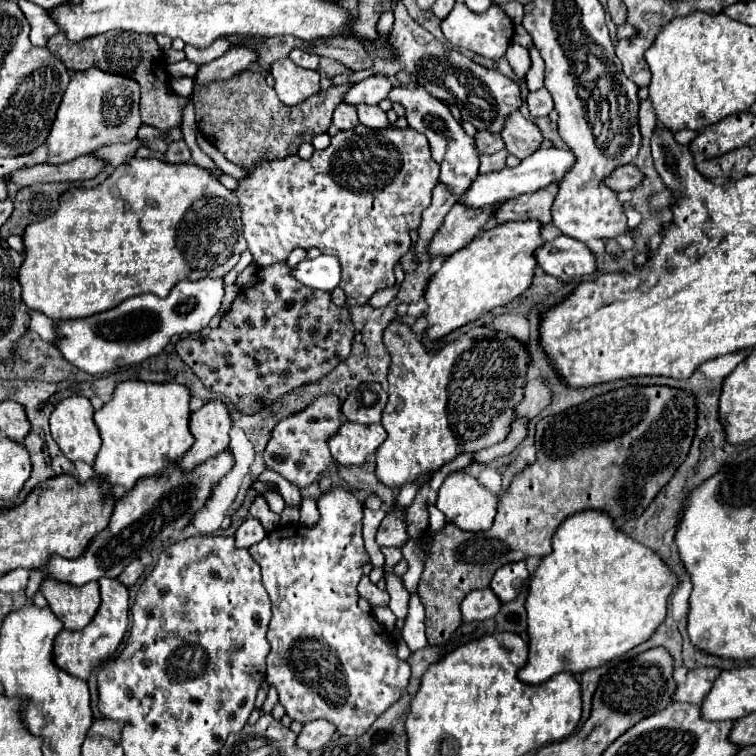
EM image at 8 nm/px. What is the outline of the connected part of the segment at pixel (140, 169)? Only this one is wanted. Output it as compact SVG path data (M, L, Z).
M133 158L127 164L115 168L111 172L111 176L95 186L95 188L69 188L67 192L61 194L61 206L59 210L49 216L43 222L35 222L29 224L25 228L23 234L23 244L25 244L25 252L23 252L23 264L19 268L19 284L23 288L23 302L37 312L43 312L45 316L49 316L51 320L77 320L77 318L87 318L87 316L95 316L99 312L111 310L115 306L119 306L123 300L127 300L129 296L139 296L139 294L155 294L159 298L167 298L171 288L181 282L181 280L201 280L201 278L215 278L215 276L223 276L227 274L237 262L241 252L247 248L247 242L243 238L243 224L241 224L241 212L237 206L237 198L231 190L227 190L219 180L215 180L209 170L193 166L193 164L163 164L161 160L141 160L141 158Z

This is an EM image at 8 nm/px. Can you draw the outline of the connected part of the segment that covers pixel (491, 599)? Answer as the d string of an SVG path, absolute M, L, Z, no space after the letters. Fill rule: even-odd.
M491 588L473 590L461 602L461 618L463 622L481 622L489 620L499 612L499 598L493 594Z

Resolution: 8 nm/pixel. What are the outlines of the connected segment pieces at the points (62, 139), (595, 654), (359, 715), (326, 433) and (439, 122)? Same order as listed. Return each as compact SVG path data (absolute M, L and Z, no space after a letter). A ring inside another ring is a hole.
M99 68L75 72L57 110L55 124L45 142L49 148L47 164L59 166L83 154L93 154L107 144L133 140L143 124L139 114L139 100L139 86L129 78L109 74Z
M583 510L571 514L563 524L559 524L553 536L553 552L543 558L539 570L529 580L529 596L525 602L529 660L519 670L519 680L535 686L565 670L581 674L643 644L663 624L667 598L677 582L677 574L671 572L657 552L615 528L613 518L607 516L607 512Z
M337 488L337 490L329 490L325 494L319 496L317 500L317 506L319 506L319 522L311 528L307 526L297 526L297 524L289 524L289 526L279 526L275 528L273 532L269 532L265 536L265 540L261 540L259 544L253 544L249 548L253 560L261 566L261 574L263 574L263 586L269 594L269 600L271 600L271 622L269 622L269 630L267 630L267 640L271 644L271 652L267 656L267 682L273 684L279 692L279 702L285 706L287 710L287 716L291 720L317 720L317 718L323 718L323 720L331 720L331 724L335 724L337 728L337 734L339 736L351 736L351 738L357 738L357 736L363 736L363 732L367 732L367 728L371 728L371 724L391 706L395 704L403 690L407 688L409 684L409 678L411 678L411 668L405 660L399 660L397 658L397 646L393 642L393 638L387 634L387 630L375 620L373 614L367 614L363 610L359 610L357 606L357 600L359 600L359 594L357 594L357 584L363 576L363 566L369 564L369 554L365 552L365 546L363 546L363 504L349 492L349 490L343 490L343 488Z
M335 394L317 396L305 410L295 412L283 418L271 432L271 440L265 446L263 458L269 470L275 470L285 480L297 488L307 488L313 482L319 482L321 474L331 468L333 458L329 456L329 438L339 432L341 420L341 400Z
M397 86L389 92L389 100L401 102L407 110L409 126L427 136L427 140L431 144L433 160L439 162L439 166L441 166L439 180L443 184L447 184L451 188L451 192L455 192L455 198L459 200L459 196L463 196L463 192L467 192L467 184L471 184L471 180L475 180L475 176L479 174L481 162L479 162L479 152L475 146L475 140L463 132L461 124L453 118L453 114L449 112L447 106L441 100L427 94L425 88L421 88L421 86L415 90L407 90L403 86Z

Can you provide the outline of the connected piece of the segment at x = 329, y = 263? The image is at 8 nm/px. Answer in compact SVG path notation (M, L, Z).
M321 254L315 260L309 260L309 258L301 260L297 266L291 268L291 276L295 276L295 280L311 288L331 292L333 288L337 288L341 280L341 266L335 256Z

